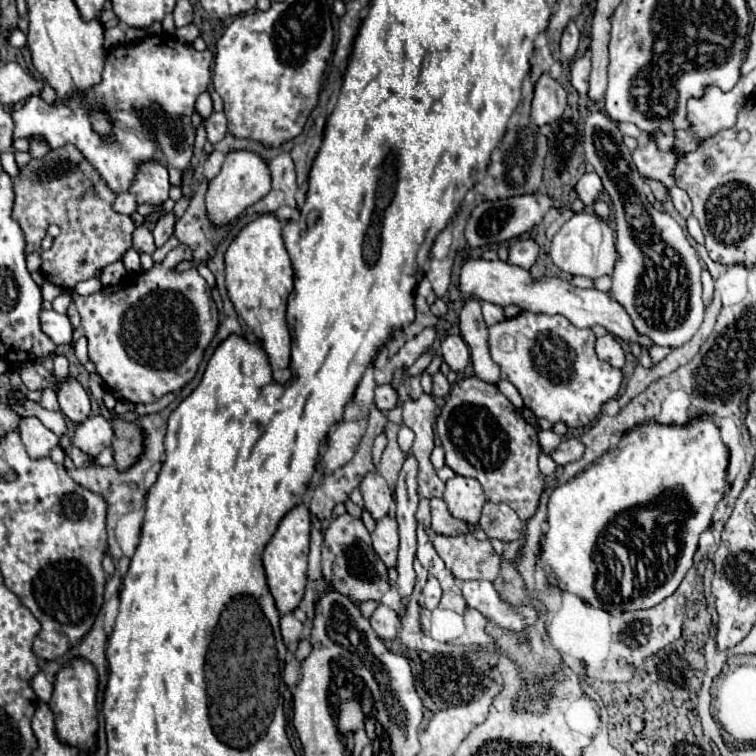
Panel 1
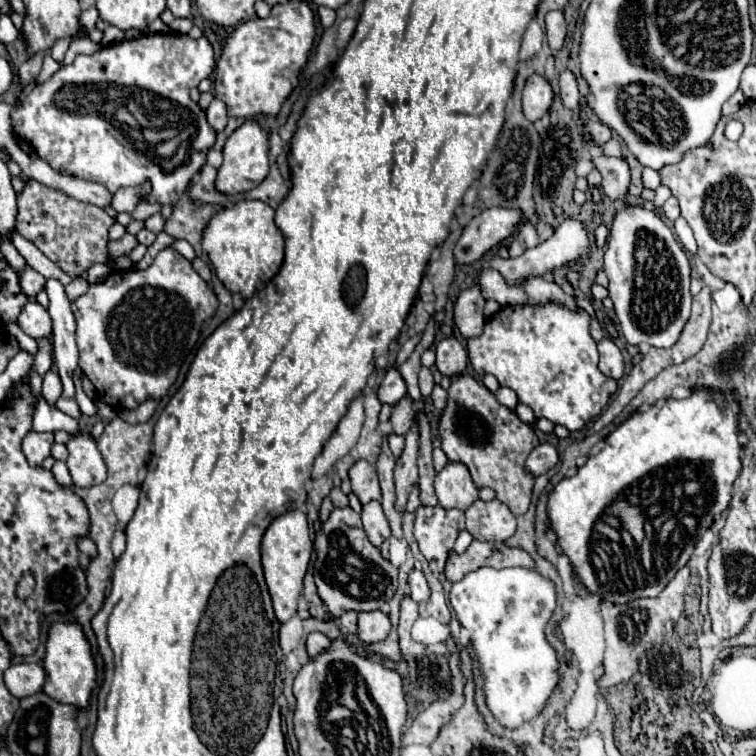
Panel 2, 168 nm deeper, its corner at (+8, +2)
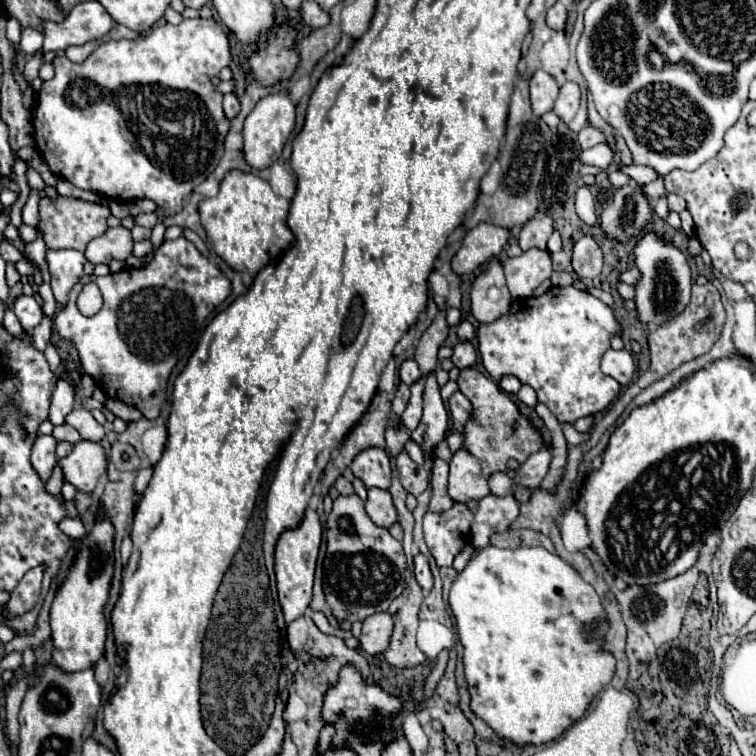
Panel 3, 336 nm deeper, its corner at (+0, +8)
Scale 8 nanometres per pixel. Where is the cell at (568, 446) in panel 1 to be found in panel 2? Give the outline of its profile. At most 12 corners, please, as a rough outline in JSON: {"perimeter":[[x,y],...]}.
{"perimeter":[[540,444],[526,458],[526,472],[546,474],[558,462],[552,444]]}

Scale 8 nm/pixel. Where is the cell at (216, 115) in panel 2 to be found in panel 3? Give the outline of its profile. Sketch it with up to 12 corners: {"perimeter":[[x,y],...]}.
{"perimeter":[[224,94],[224,114],[232,120],[240,112],[236,94]]}

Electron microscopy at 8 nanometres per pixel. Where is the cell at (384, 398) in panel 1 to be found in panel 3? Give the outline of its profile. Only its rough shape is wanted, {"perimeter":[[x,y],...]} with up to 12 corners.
{"perimeter":[[404,360],[400,380],[412,386],[420,380],[420,368],[414,360]]}

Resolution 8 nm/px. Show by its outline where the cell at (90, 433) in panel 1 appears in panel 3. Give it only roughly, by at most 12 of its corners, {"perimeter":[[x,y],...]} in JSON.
{"perimeter":[[80,440],[58,464],[64,480],[92,492],[108,468],[102,444]]}

